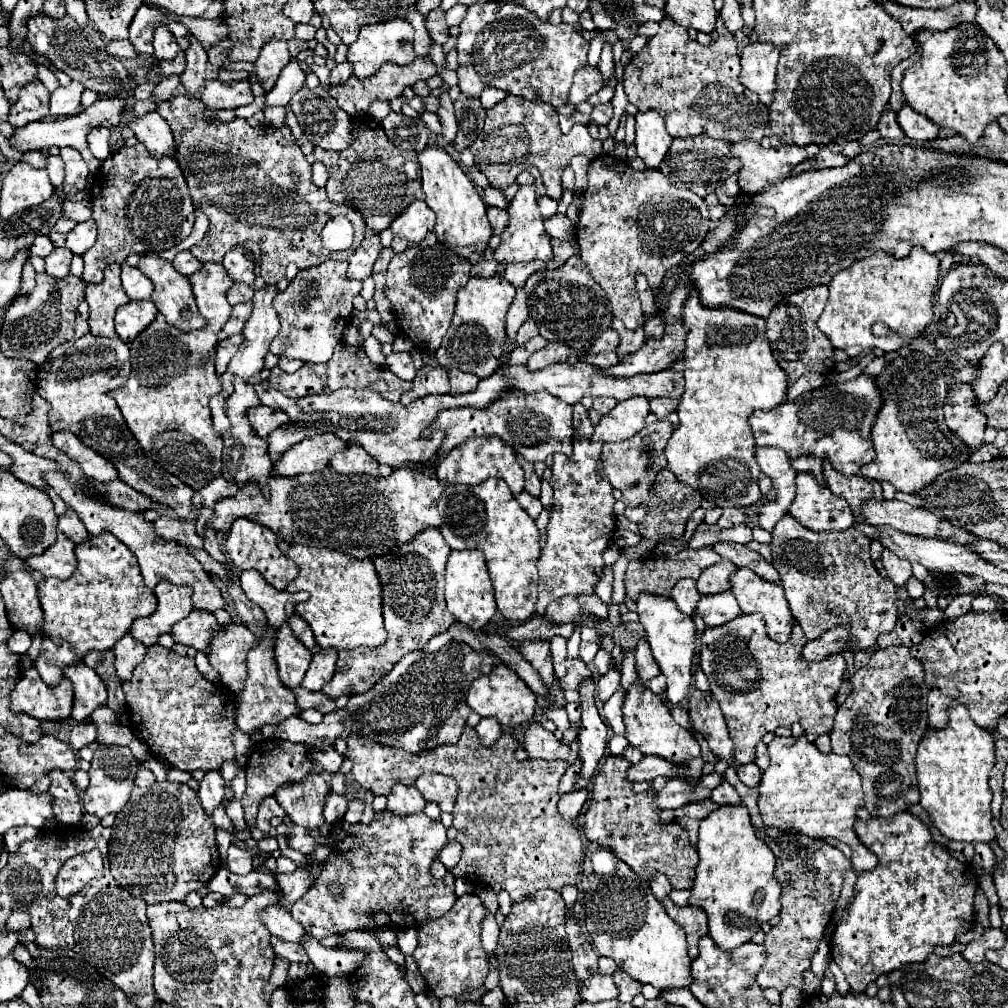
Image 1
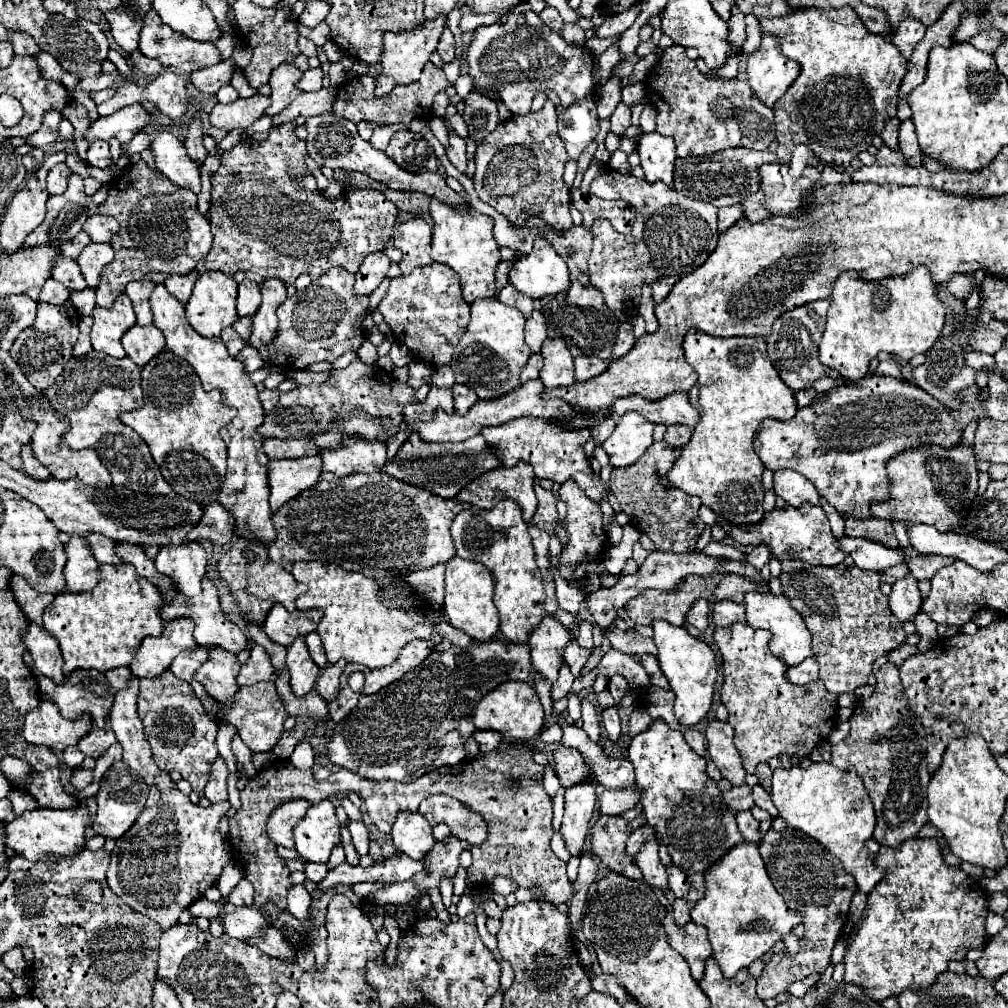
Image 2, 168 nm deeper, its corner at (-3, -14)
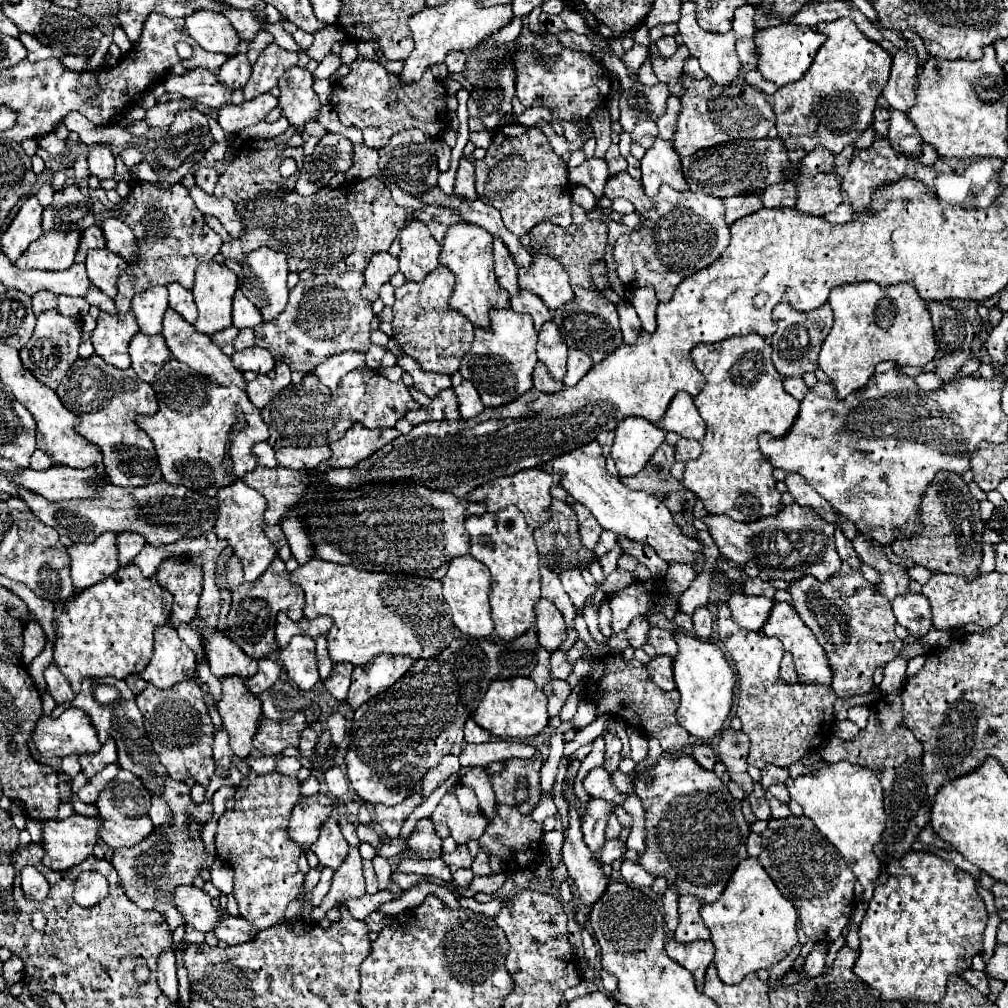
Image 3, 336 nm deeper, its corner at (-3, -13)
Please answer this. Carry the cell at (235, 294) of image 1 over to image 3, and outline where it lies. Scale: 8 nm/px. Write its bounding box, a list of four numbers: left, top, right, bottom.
[234,329,254,351]

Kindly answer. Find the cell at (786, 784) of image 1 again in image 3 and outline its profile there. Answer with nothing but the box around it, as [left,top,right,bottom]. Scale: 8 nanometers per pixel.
[788,761,886,901]

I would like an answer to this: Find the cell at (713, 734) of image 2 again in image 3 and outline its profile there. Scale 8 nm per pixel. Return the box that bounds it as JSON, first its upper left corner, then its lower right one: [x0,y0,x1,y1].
[718,729,754,793]

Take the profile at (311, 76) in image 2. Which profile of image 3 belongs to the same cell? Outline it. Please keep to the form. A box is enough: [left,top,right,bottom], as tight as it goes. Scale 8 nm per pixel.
[314,53,342,79]

